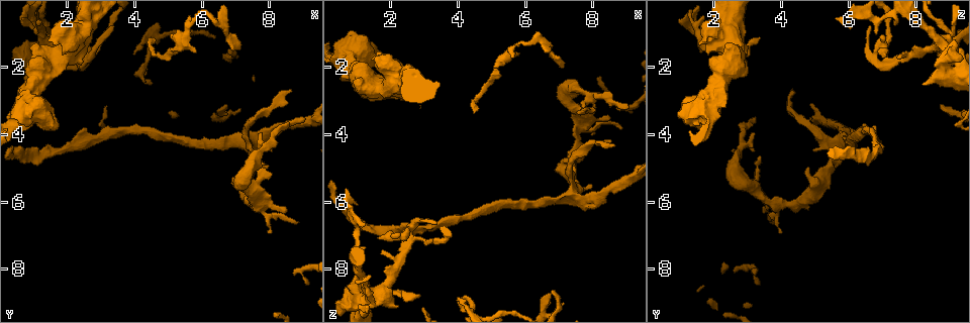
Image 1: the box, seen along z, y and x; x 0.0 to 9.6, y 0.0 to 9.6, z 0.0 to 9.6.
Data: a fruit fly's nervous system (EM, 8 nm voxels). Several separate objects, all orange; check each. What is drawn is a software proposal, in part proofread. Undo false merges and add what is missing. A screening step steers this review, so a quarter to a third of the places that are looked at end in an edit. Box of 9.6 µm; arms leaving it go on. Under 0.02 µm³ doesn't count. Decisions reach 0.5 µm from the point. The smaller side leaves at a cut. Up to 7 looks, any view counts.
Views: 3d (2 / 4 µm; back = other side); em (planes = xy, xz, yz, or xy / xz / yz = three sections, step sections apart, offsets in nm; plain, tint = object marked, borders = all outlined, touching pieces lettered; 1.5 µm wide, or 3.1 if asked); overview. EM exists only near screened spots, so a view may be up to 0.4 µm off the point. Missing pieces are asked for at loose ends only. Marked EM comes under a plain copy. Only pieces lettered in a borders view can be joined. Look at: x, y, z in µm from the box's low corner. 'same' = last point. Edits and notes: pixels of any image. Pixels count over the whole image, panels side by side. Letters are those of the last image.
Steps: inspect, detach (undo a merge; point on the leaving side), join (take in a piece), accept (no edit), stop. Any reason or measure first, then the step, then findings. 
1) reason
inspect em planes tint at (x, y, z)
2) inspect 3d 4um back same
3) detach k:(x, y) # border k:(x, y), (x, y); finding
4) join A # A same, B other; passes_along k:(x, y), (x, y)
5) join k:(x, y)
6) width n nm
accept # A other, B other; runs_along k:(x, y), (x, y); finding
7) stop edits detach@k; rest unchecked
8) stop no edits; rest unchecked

an open end
inspect em planes borders at (7.60, 4.65, 3.40)

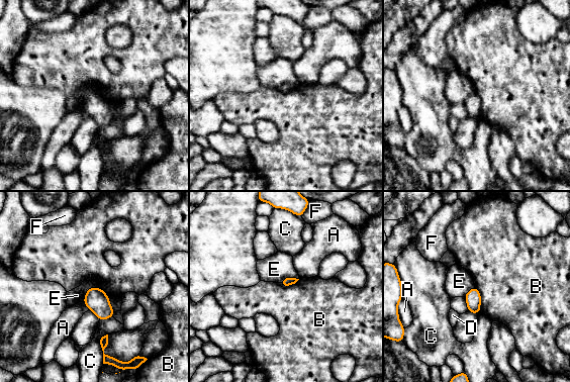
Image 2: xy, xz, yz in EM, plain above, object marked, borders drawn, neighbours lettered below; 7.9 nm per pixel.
accept # A other, B other, C other, D other, E other, F other; border 2:(474, 286), (480, 294), (481, 311); none of them fits

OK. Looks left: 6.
a narrow waist
inspect 3d 2um at (6.70, 4.15, 5.95)

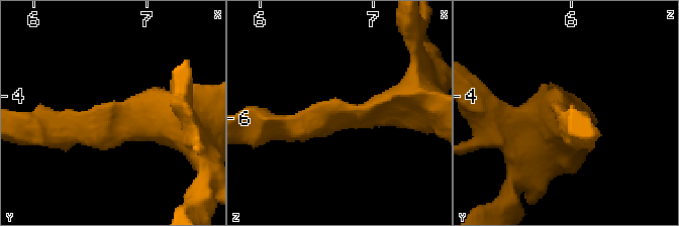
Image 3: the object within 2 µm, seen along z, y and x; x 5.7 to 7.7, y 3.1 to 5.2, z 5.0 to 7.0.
need the tissue
inspect em planes borders at (6.68, 4.18, 6.00)

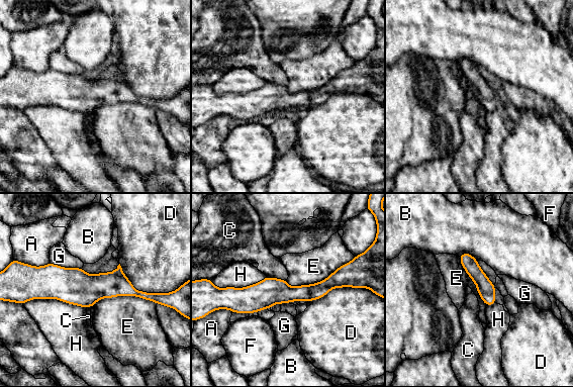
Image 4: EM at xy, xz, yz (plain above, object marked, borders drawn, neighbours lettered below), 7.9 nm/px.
width 140 nm
accept # A other, B other, C other, D other, E other, F other, G other, H other; border 4:(458, 256), (469, 253), (478, 260); one neuron here

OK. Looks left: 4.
free end
inspect em planes borders at (8.60, 2.70, 4.30)

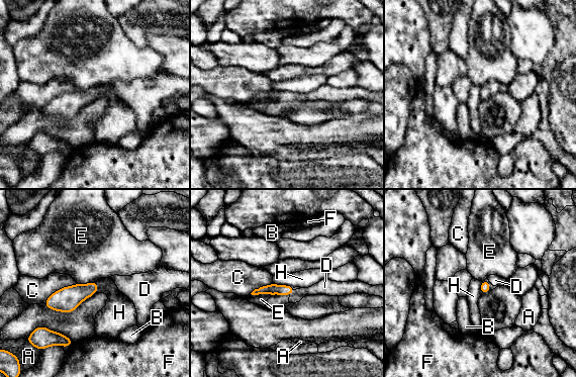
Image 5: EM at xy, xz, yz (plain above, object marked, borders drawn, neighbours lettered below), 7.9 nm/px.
width 80 nm
join D # A other, B other, C other, D same, E other, F other, H other; passes_along 5:(271, 289), (292, 293), (322, 287); the neuron continues

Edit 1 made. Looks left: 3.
stop edits join@5; rest unchecked

